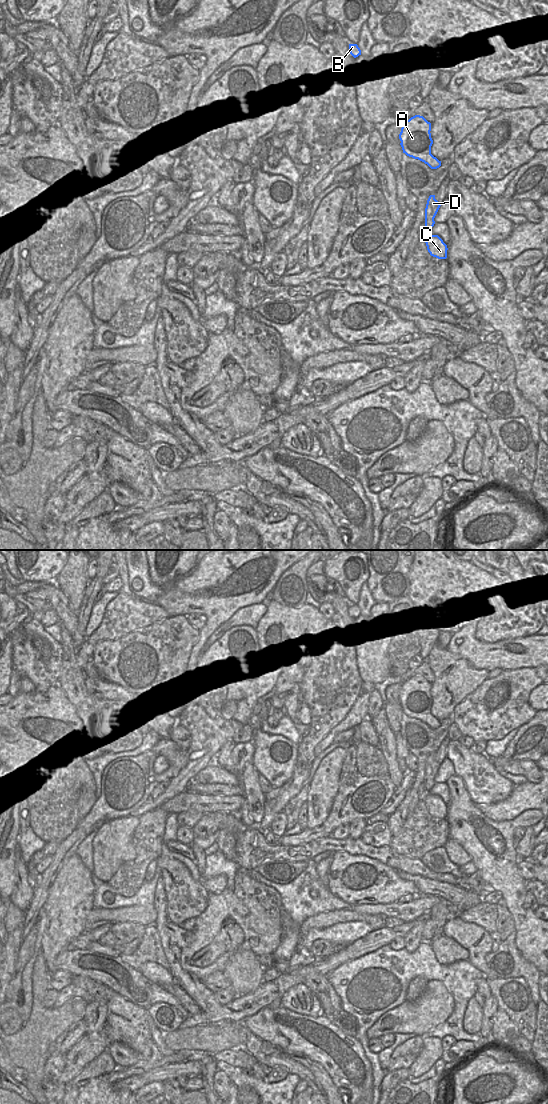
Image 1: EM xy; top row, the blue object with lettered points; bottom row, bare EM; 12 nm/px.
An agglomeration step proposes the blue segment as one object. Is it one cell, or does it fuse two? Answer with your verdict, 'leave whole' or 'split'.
leave whole

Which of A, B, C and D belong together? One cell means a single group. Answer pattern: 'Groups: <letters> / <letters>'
Groups: A B C D.

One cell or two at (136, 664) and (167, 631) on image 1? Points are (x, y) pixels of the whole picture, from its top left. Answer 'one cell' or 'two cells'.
one cell

